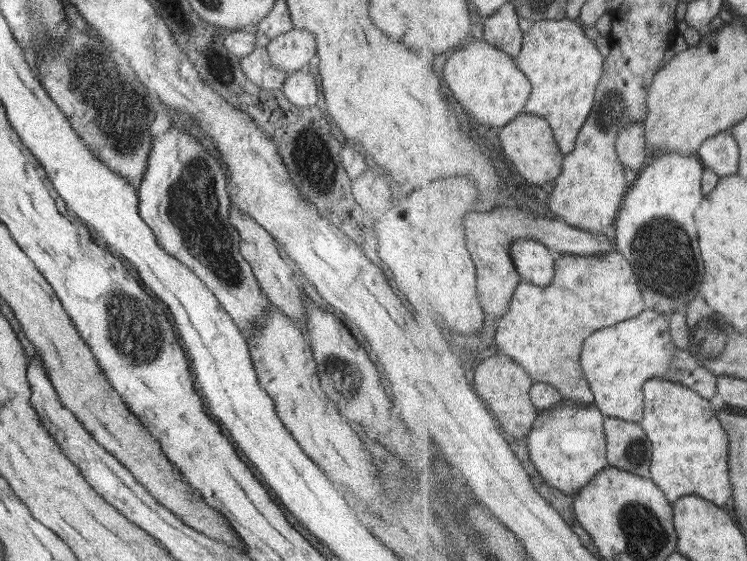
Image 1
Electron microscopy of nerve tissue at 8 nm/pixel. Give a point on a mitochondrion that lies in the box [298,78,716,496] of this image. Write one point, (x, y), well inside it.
(659, 246)

